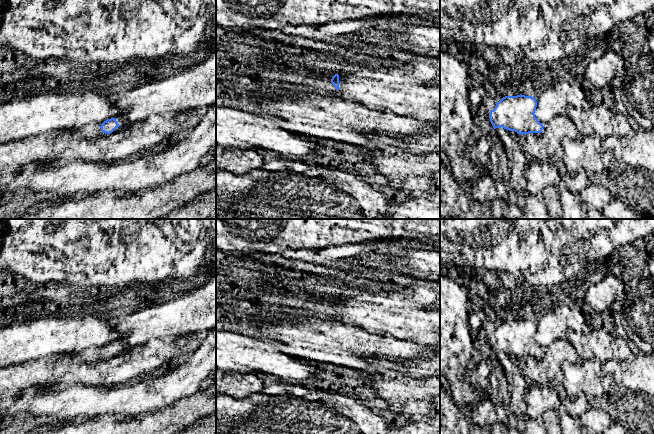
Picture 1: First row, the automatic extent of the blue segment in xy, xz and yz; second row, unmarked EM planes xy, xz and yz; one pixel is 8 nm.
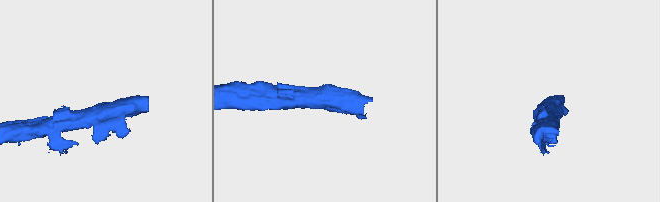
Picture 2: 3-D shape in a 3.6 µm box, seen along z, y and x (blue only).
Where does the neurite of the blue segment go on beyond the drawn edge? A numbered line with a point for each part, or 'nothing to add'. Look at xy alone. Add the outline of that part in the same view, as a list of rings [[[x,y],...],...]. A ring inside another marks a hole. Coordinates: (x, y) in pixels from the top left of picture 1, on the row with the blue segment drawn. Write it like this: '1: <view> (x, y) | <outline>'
1: xy (136, 104) | [[[157,80],[114,95],[114,106],[119,109],[119,114],[115,117],[119,127],[144,120],[153,113],[171,115],[176,112],[175,91],[165,88],[163,83]]]

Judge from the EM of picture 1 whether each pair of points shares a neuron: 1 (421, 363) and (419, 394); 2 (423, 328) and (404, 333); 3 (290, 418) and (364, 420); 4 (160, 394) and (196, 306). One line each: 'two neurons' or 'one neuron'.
1: two neurons
2: one neuron
3: one neuron
4: two neurons

